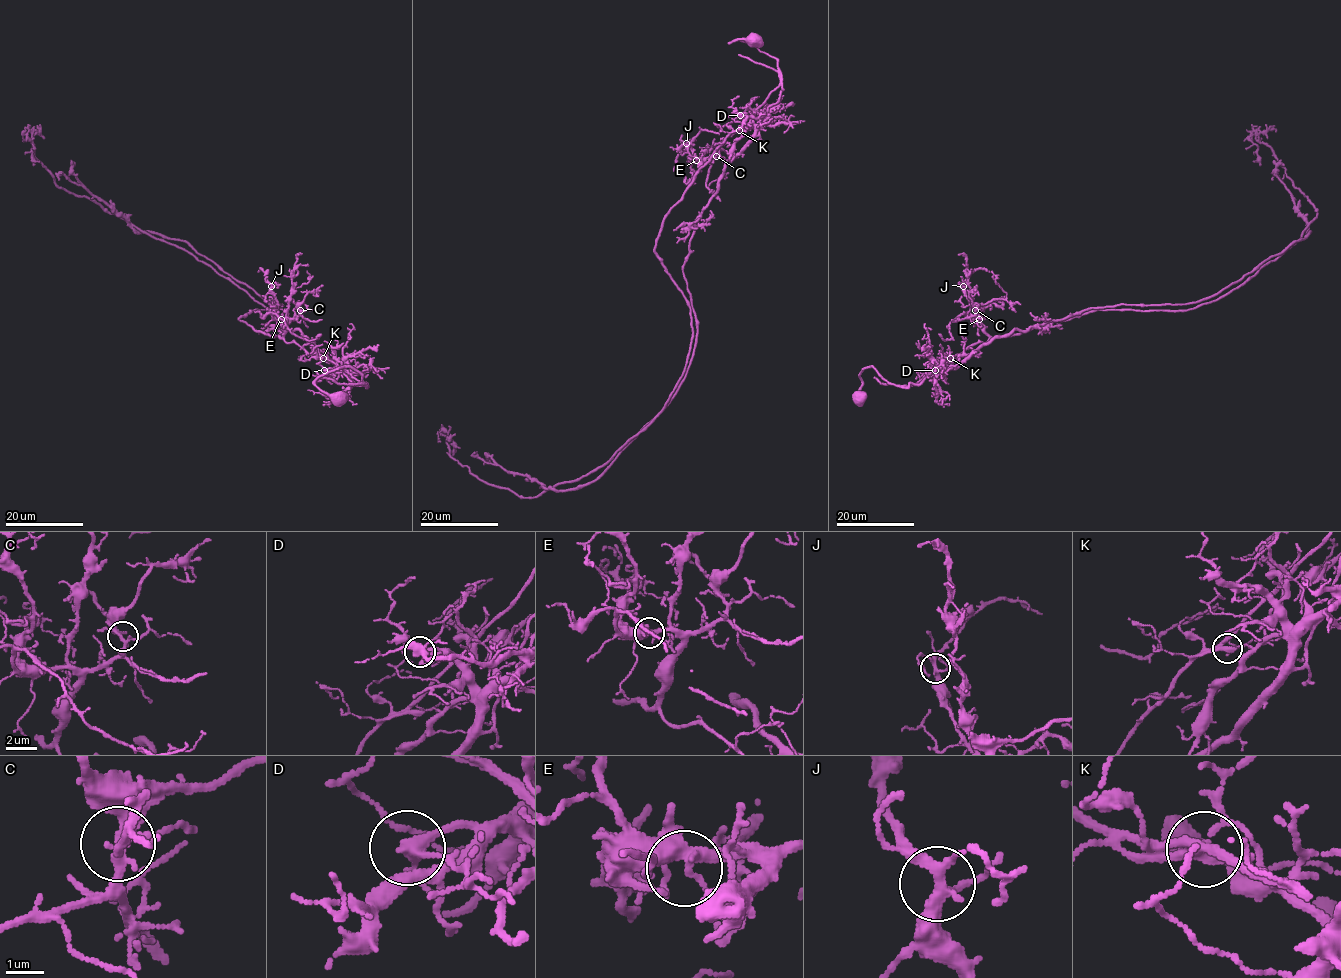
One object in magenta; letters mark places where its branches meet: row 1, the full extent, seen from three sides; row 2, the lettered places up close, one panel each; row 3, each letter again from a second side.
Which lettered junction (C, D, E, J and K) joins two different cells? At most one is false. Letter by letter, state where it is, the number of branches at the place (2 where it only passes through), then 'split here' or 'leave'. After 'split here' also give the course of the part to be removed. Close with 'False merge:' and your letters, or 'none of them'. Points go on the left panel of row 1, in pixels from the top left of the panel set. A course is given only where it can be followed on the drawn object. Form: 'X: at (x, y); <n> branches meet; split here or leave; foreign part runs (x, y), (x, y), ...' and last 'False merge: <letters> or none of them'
C: at (300, 310); 4 branches meet; leave
D: at (324, 370); 4 branches meet; leave
E: at (281, 319); 4 branches meet; leave
J: at (271, 286); 4 branches meet; leave
K: at (323, 358); 4 branches meet; split here; foreign part runs (323, 357), (241, 321), (277, 310), (209, 265), (60, 189), (34, 157), (28, 131), (39, 160)
False merge: K

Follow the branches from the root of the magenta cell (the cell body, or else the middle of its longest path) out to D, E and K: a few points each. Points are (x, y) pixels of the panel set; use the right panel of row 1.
D: (860, 395), (859, 375), (867, 367), (901, 386), (912, 386), (930, 369), (926, 376), (935, 370)
E: (860, 395), (859, 375), (867, 367), (889, 383), (912, 386), (937, 362), (986, 342), (989, 336), (979, 319)
K: (860, 395), (862, 381), (859, 375), (867, 367), (871, 366), (889, 383), (912, 386), (937, 362), (950, 357)

